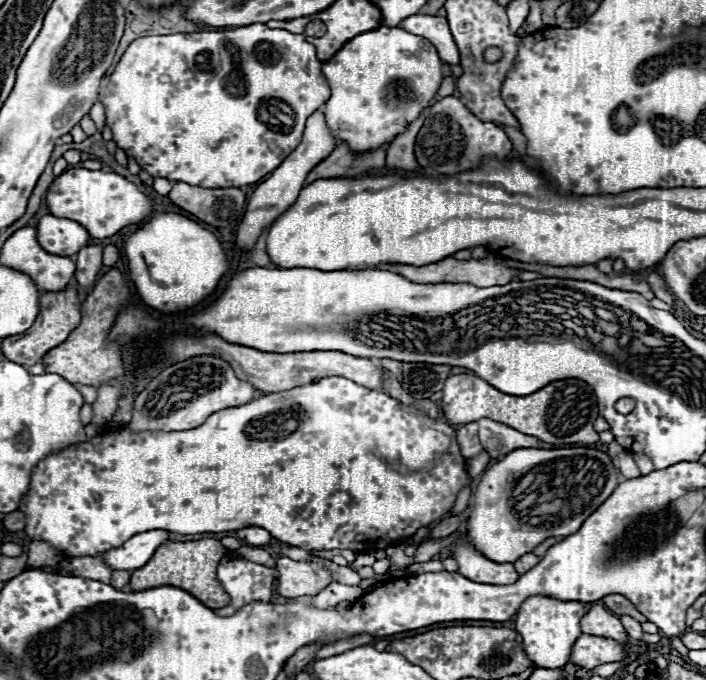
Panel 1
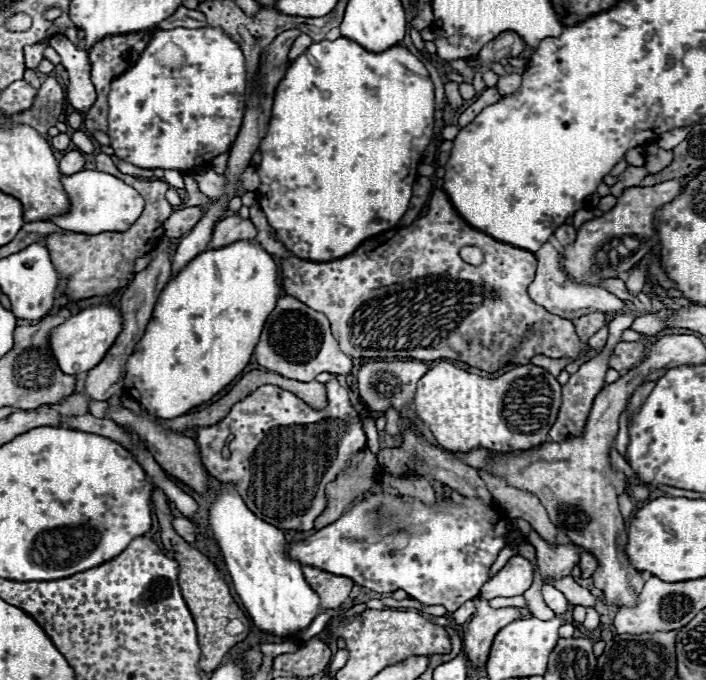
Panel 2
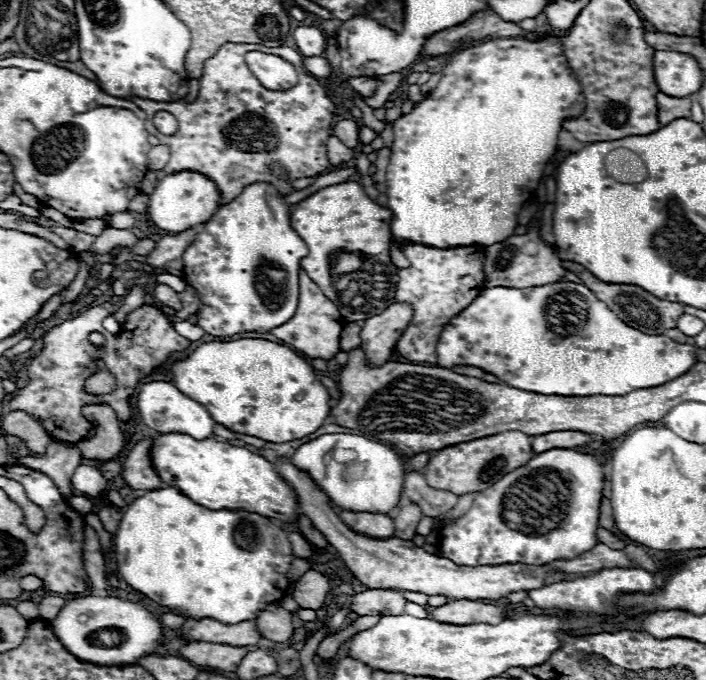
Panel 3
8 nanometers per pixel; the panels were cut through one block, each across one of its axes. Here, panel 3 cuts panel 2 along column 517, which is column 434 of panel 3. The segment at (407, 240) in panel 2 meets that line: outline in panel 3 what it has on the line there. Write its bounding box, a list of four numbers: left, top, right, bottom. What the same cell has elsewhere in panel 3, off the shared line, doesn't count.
[394,244,484,364]

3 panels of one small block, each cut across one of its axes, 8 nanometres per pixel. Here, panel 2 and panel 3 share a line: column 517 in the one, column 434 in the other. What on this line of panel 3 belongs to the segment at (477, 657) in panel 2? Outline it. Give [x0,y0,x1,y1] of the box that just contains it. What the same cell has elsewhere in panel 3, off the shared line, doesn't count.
[430,600,504,624]

